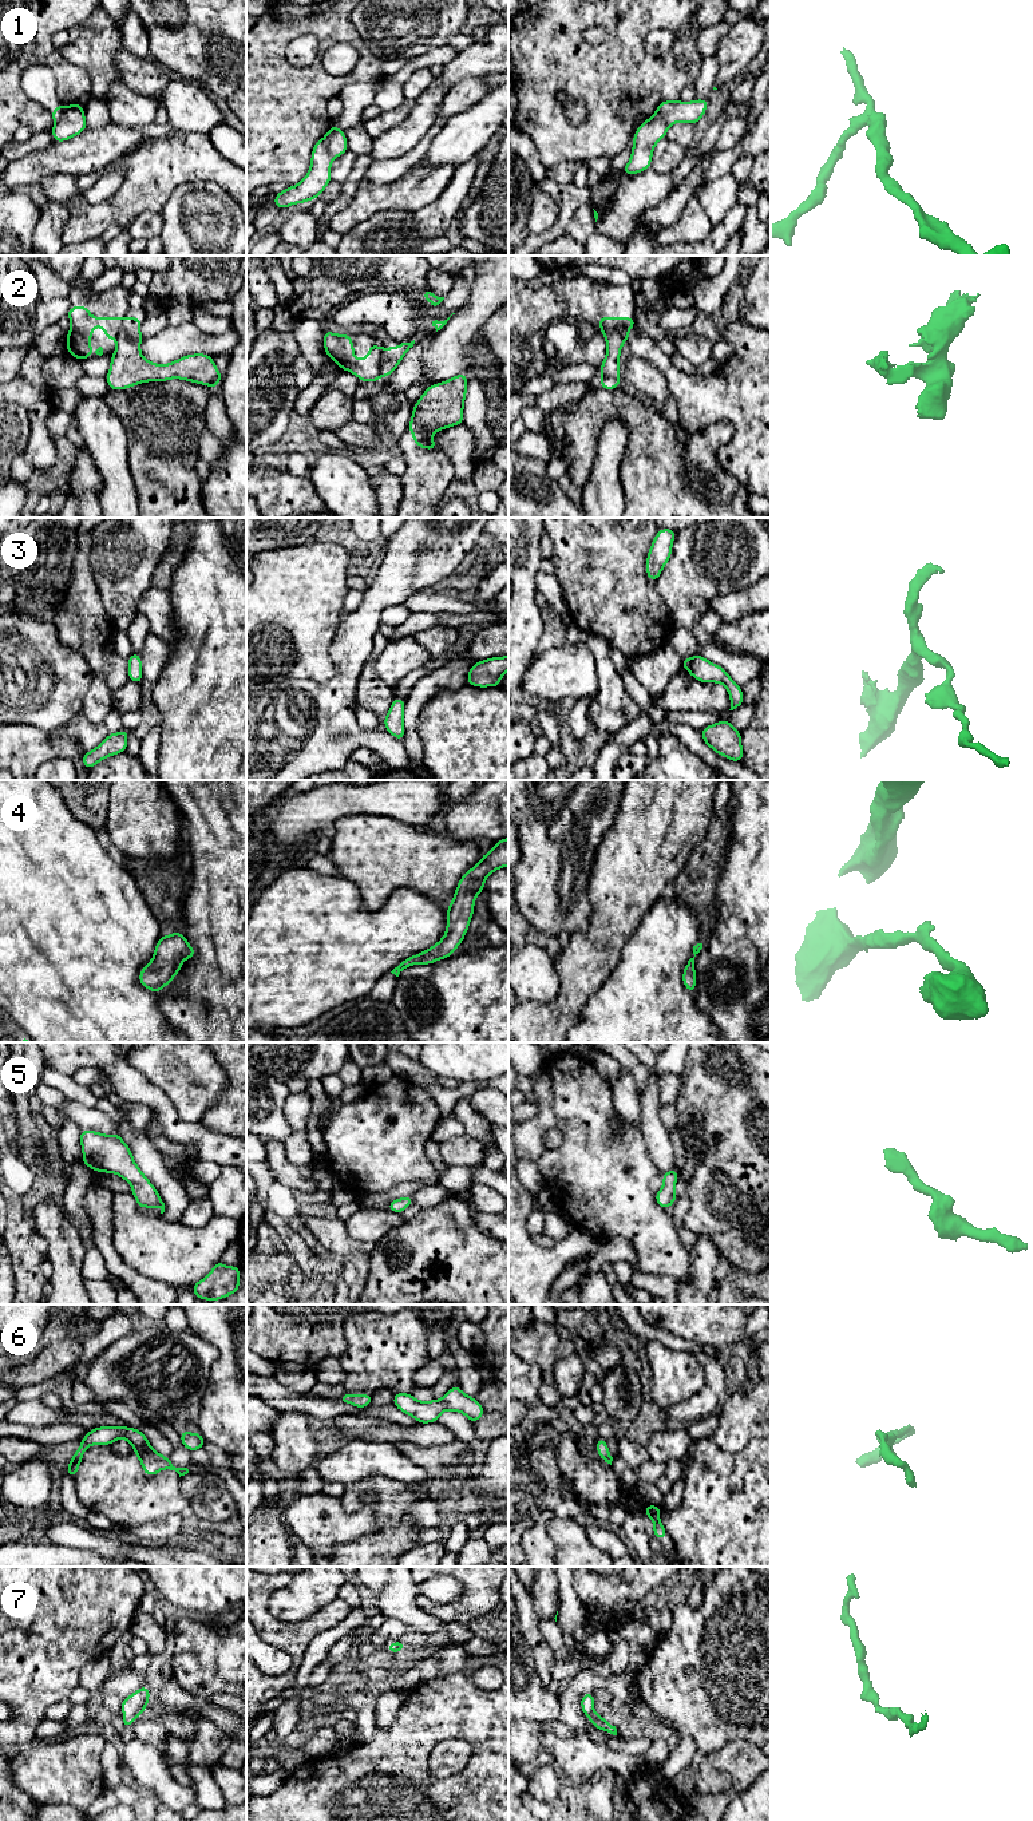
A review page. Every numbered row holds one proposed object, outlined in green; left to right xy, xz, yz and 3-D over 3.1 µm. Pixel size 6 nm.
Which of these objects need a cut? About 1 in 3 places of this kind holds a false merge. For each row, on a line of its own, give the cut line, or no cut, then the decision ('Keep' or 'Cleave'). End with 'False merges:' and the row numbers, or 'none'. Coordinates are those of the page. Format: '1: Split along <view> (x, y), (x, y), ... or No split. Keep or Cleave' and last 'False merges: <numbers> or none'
1: Split along xy (66, 107), (62, 118), (55, 123). Cleave
2: Split along xz (383, 349), (379, 375). Cleave
3: No split. Keep
4: No split. Keep
5: No split. Keep
6: No split. Keep
7: No split. Keep
False merges: 1, 2

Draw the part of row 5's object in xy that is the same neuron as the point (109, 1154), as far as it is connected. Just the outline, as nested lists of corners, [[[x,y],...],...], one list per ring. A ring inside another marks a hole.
[[[80,1131],[82,1161],[95,1172],[116,1173],[132,1185],[131,1195],[140,1208],[159,1207],[165,1212],[165,1203],[155,1187],[147,1180],[134,1161],[128,1145],[119,1133],[103,1135],[95,1131]]]

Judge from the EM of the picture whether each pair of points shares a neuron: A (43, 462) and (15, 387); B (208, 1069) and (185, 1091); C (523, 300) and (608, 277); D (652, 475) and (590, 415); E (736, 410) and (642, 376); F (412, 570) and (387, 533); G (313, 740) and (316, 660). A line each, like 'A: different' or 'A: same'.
A: same
B: same
C: different
D: same
E: different
F: different
G: different

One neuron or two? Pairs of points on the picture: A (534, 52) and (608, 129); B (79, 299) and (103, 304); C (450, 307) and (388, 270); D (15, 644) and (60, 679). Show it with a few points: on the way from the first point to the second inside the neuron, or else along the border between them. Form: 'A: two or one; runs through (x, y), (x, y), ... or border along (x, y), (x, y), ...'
A: one; runs through (558, 56), (606, 105)
B: one; runs through (84, 304), (98, 304)
C: two; border along (435, 307), (435, 316), (431, 320)
D: one; runs through (26, 654), (50, 679)

